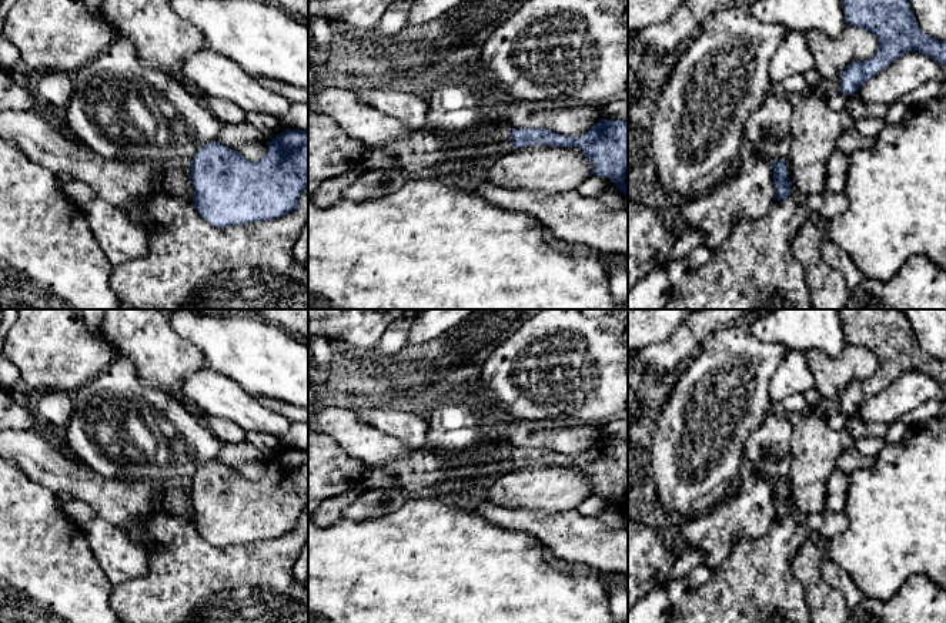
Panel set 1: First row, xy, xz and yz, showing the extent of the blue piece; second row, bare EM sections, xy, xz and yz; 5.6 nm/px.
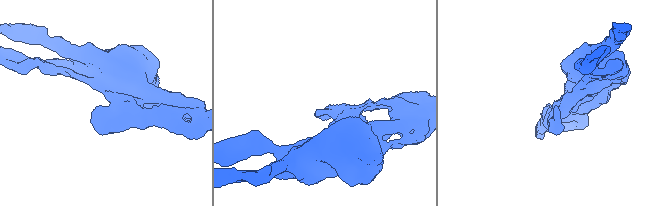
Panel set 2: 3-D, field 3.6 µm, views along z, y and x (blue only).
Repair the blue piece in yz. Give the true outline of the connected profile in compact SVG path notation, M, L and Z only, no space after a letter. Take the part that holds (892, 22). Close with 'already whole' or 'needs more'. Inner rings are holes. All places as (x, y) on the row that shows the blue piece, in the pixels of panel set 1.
M840 0L840 3L846 24L870 31L879 41L879 50L870 58L852 61L839 76L842 94L856 93L866 80L885 71L899 56L909 51L919 51L946 66L946 41L930 37L919 27L909 0Z; already whole

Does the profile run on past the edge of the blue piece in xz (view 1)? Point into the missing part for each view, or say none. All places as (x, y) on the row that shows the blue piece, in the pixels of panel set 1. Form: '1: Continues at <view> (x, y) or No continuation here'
1: No continuation here

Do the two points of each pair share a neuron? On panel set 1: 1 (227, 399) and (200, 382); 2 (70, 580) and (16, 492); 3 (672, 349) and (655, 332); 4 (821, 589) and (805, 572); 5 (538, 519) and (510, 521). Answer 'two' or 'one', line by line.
1: one
2: one
3: two
4: one
5: one

